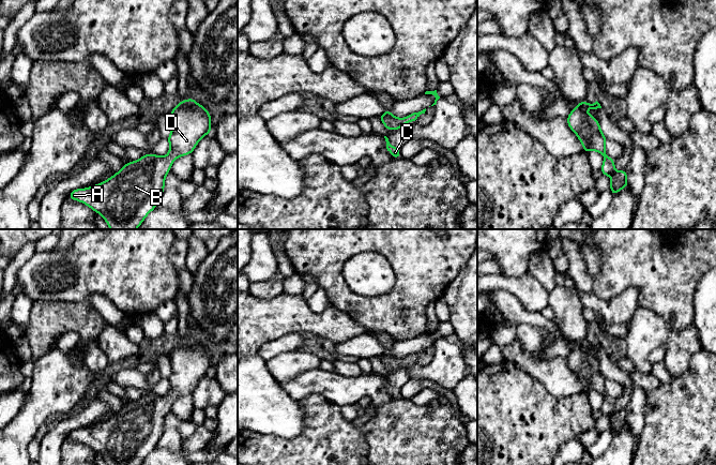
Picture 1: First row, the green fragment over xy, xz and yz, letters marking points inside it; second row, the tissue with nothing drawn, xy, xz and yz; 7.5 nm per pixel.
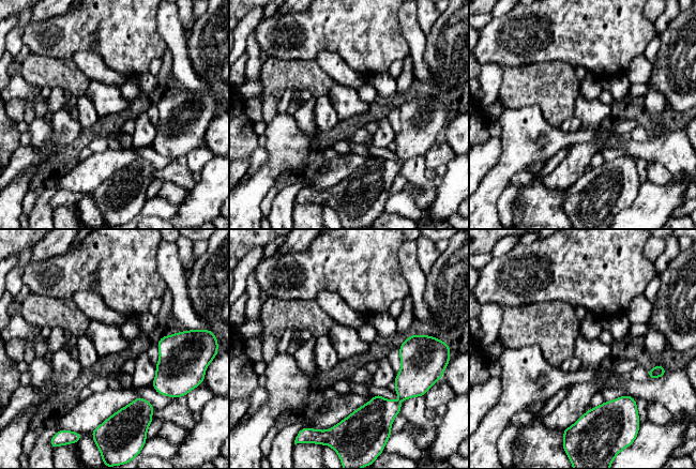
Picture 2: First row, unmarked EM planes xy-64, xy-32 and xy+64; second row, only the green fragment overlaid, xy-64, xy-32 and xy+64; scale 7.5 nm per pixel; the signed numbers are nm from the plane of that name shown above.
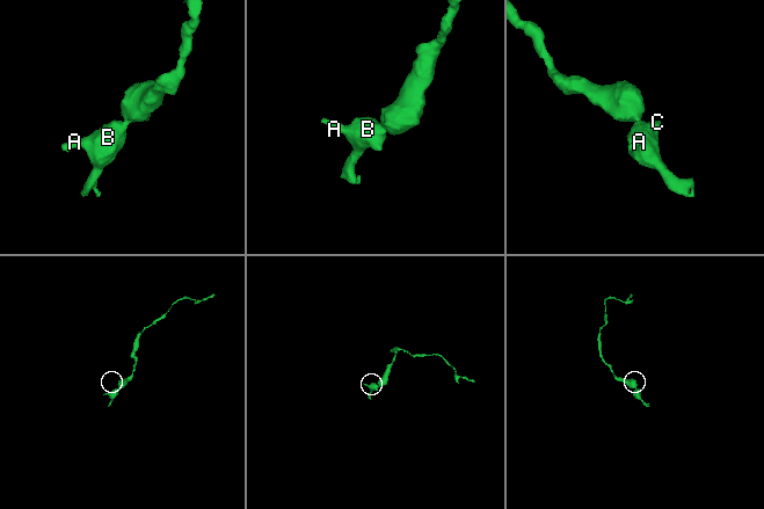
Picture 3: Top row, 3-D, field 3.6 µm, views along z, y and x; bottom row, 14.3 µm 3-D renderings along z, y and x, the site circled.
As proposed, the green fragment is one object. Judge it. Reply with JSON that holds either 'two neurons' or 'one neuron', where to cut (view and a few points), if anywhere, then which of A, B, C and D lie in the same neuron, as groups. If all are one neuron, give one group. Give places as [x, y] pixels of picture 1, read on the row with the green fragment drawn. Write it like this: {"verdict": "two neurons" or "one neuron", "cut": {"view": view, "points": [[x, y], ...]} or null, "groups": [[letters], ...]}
{"verdict": "one neuron", "cut": null, "groups": [["A", "B", "C", "D"]]}

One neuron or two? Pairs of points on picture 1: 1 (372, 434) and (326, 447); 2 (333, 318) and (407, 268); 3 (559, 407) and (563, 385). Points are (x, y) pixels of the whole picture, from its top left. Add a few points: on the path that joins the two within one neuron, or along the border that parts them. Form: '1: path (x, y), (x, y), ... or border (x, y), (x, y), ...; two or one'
1: border (362, 425), (368, 453); two
2: border (331, 304), (348, 313), (363, 327); two
3: border (541, 383), (555, 396), (567, 396), (582, 391); two

